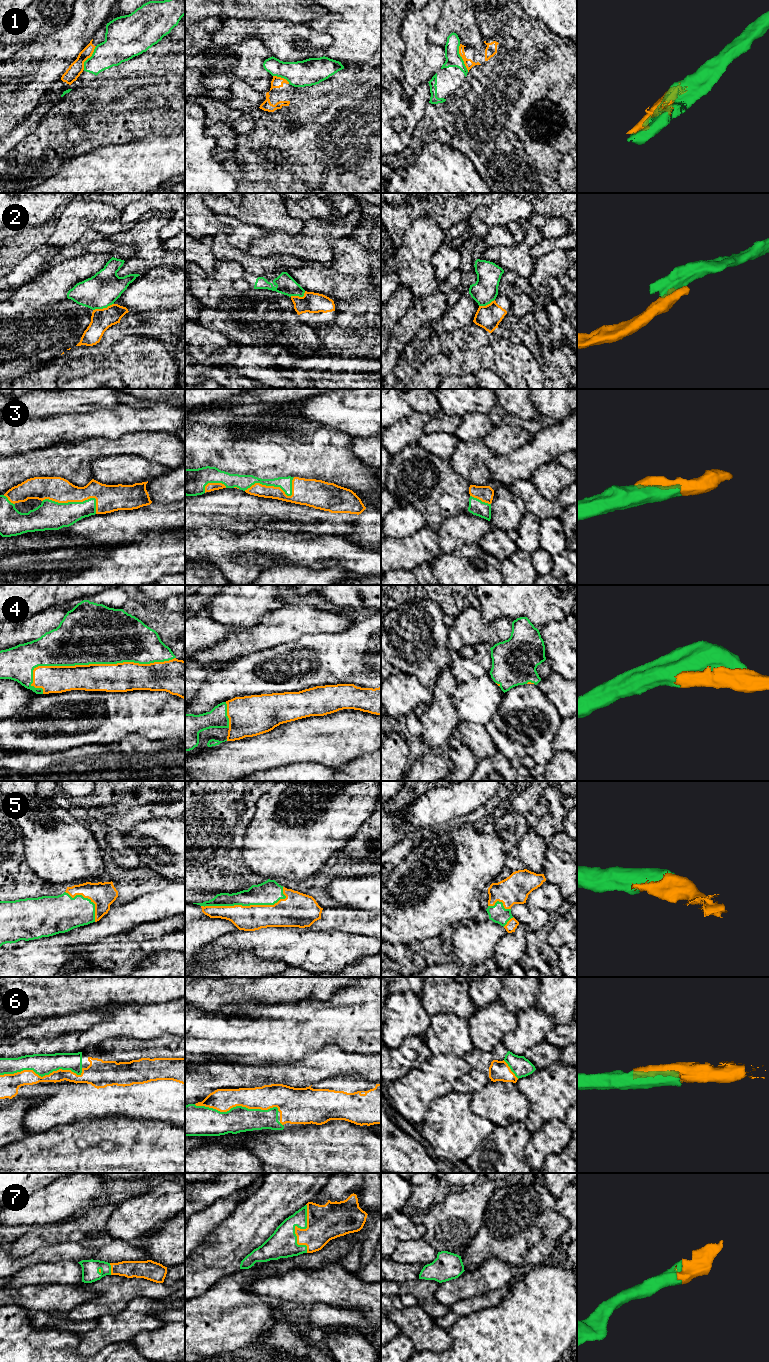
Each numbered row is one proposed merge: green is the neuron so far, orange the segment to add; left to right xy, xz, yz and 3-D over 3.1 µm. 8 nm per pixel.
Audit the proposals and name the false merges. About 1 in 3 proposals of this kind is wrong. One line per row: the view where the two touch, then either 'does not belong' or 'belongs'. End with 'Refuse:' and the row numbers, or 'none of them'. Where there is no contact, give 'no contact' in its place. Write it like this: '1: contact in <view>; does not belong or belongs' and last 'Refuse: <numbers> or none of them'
1: contact in yz; does not belong
2: contact in xy; does not belong
3: contact in xy; belongs
4: contact in xy; belongs
5: contact in xz; belongs
6: contact in xy; belongs
7: contact in xz; belongs
Refuse: 1, 2

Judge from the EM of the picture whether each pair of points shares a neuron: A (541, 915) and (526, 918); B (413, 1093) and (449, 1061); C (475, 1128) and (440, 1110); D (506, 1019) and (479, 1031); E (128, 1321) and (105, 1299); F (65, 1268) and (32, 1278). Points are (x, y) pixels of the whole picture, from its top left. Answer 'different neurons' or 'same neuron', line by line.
A: same neuron
B: same neuron
C: same neuron
D: same neuron
E: different neurons
F: same neuron

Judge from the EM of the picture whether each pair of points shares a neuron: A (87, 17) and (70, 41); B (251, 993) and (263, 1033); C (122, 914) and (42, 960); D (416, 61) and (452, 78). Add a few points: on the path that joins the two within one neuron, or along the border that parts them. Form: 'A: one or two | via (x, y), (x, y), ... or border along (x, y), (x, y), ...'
A: one | via (83, 23), (75, 35)
B: two | border along (244, 1000), (257, 1003), (278, 1002)
C: one | via (102, 929), (62, 944)
D: two | border along (440, 68), (436, 72)

